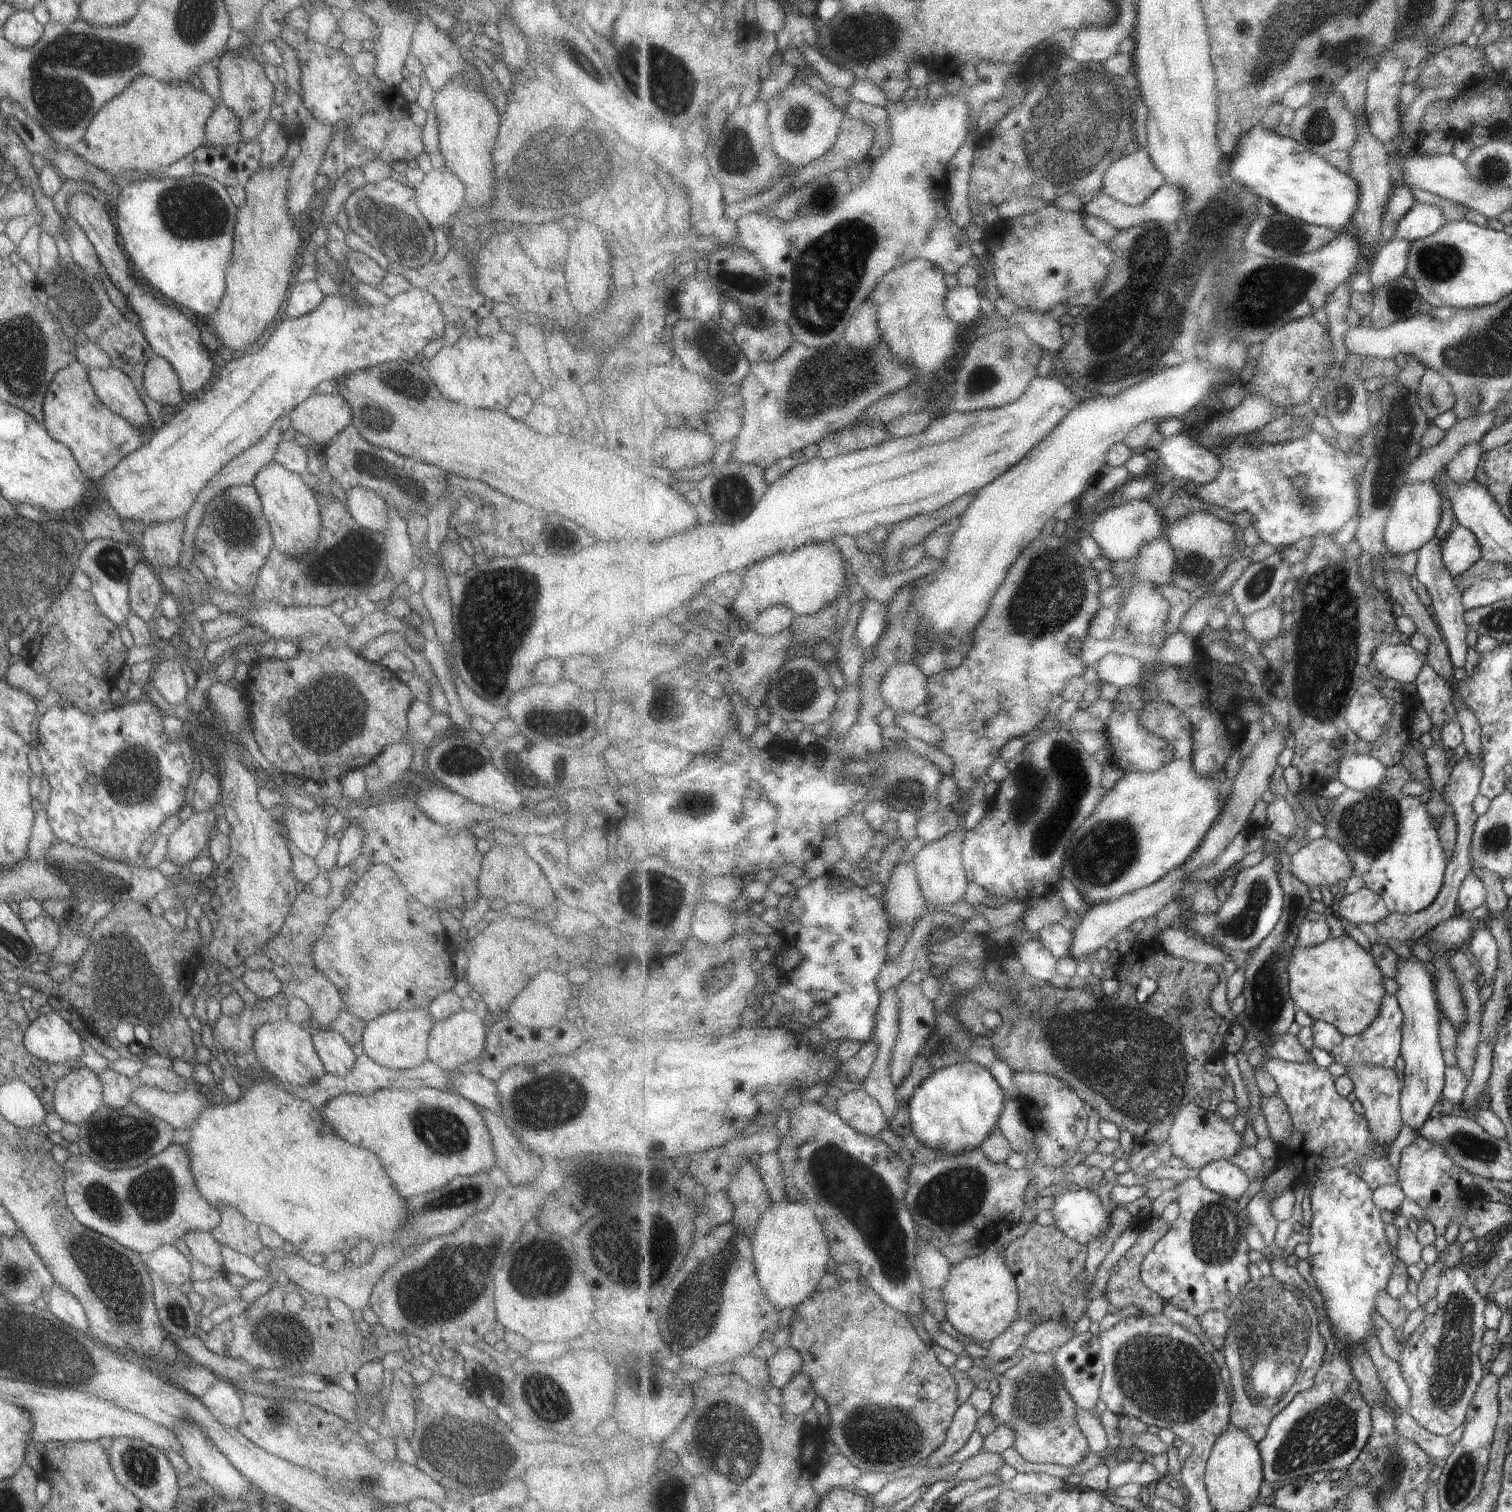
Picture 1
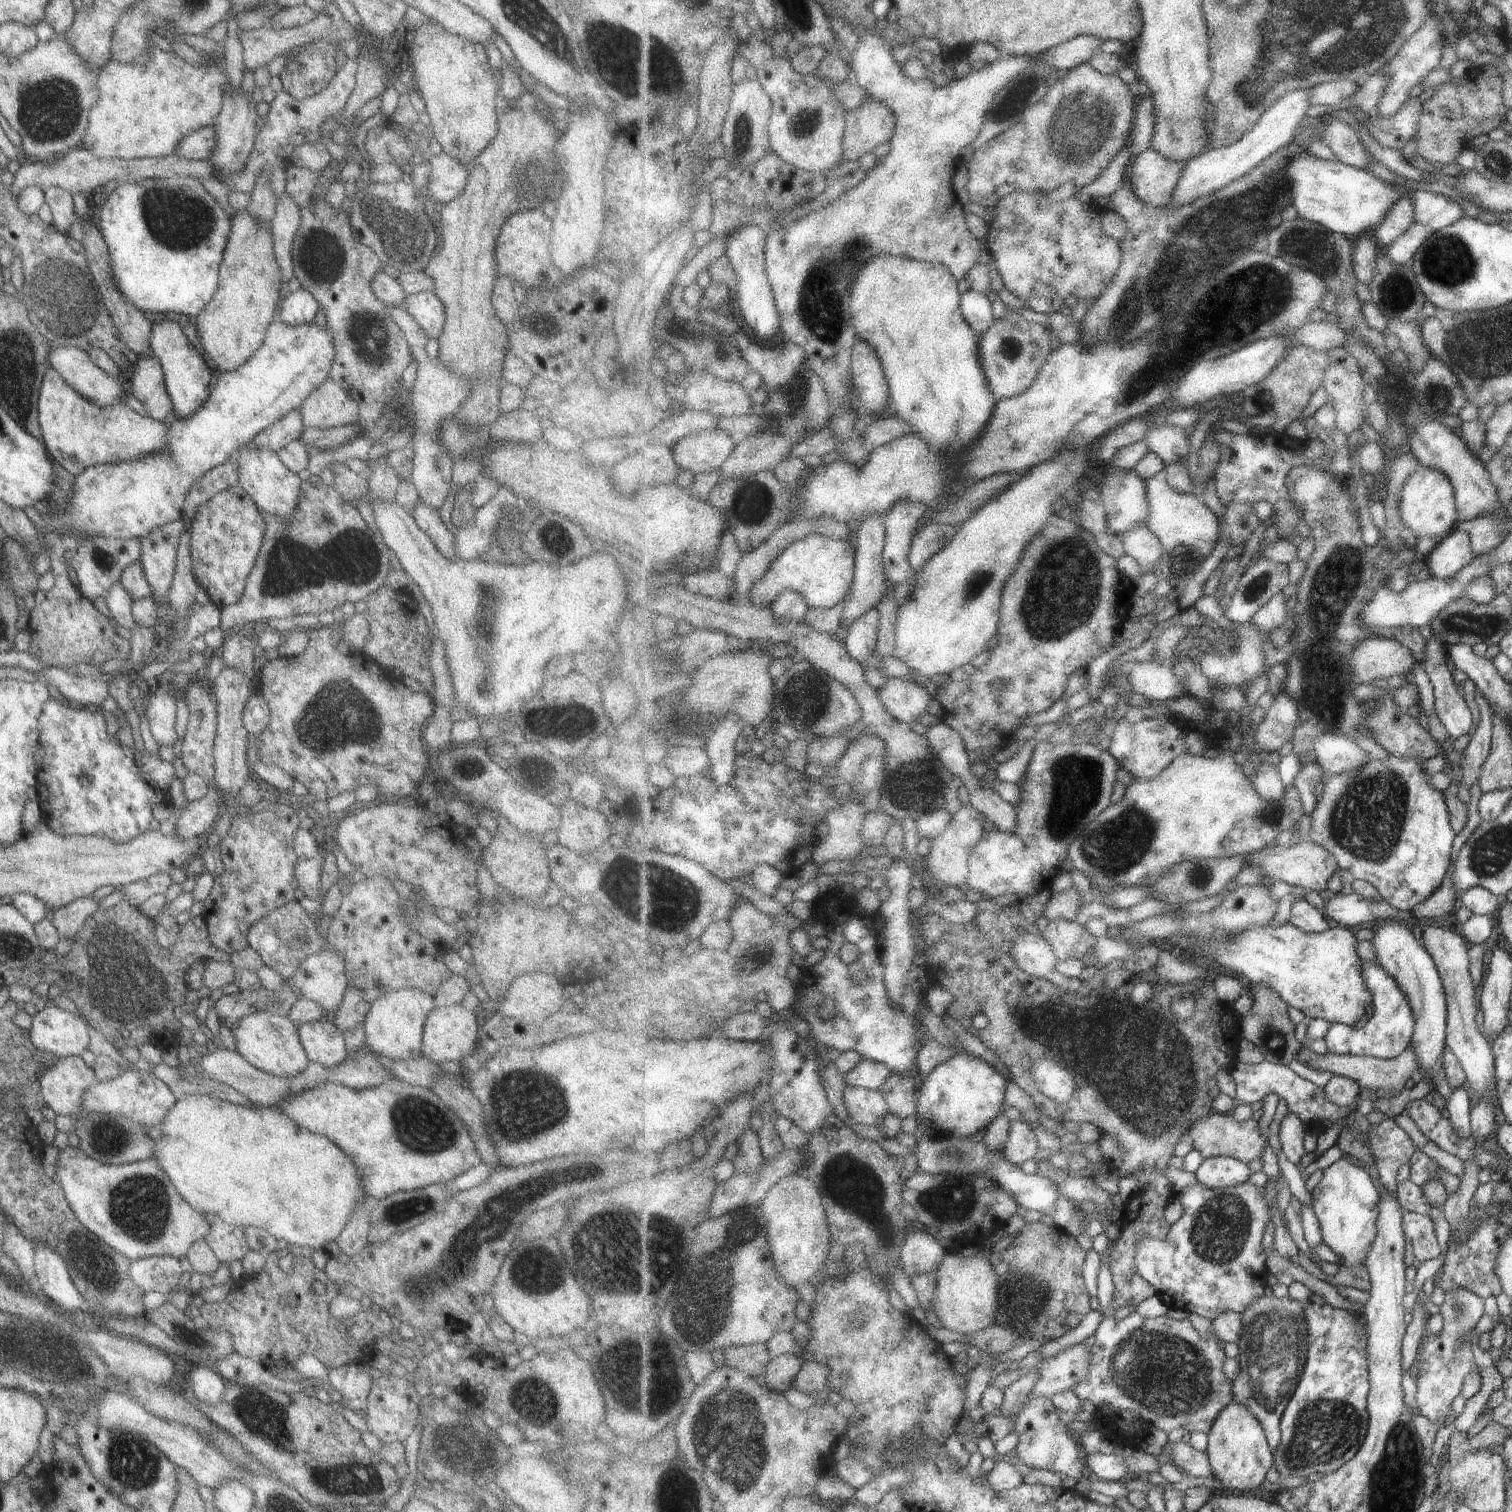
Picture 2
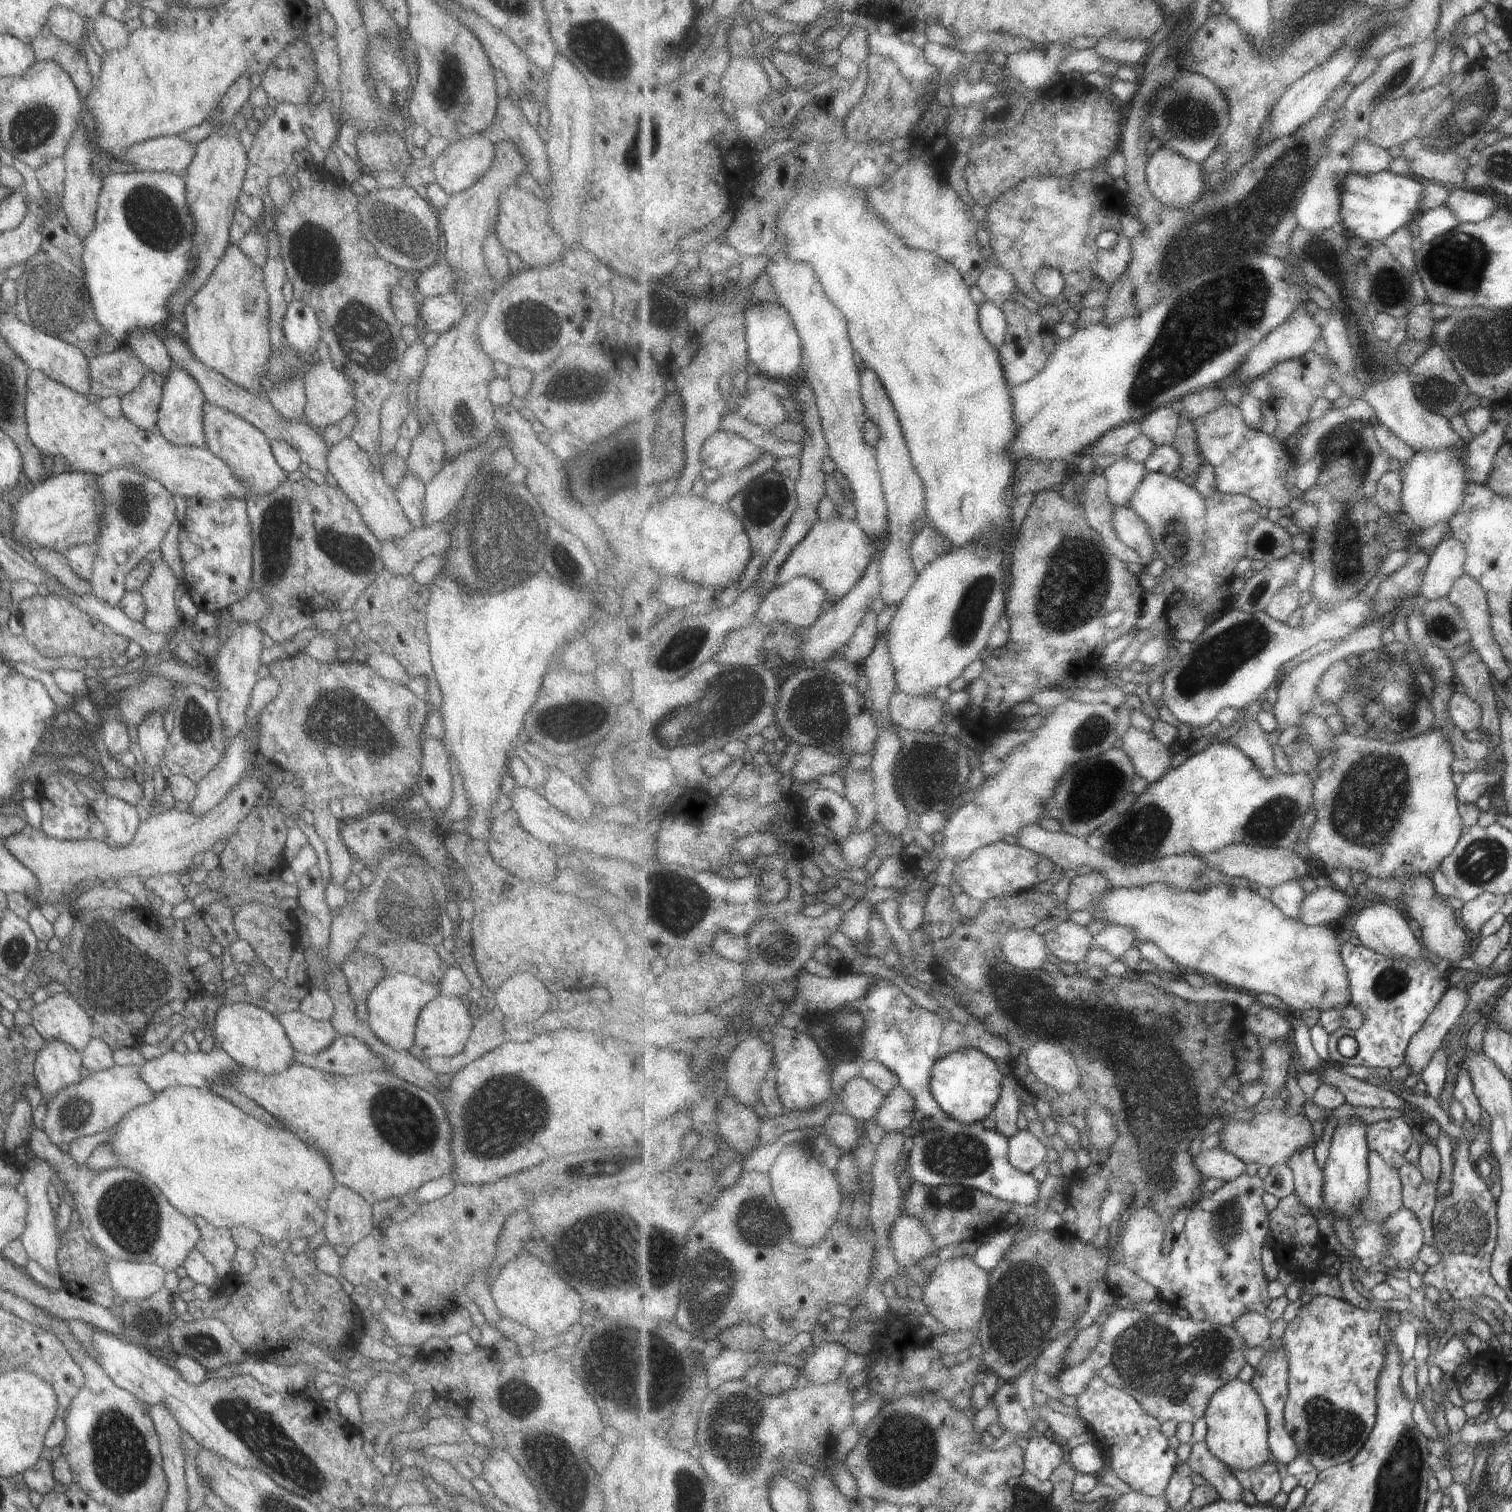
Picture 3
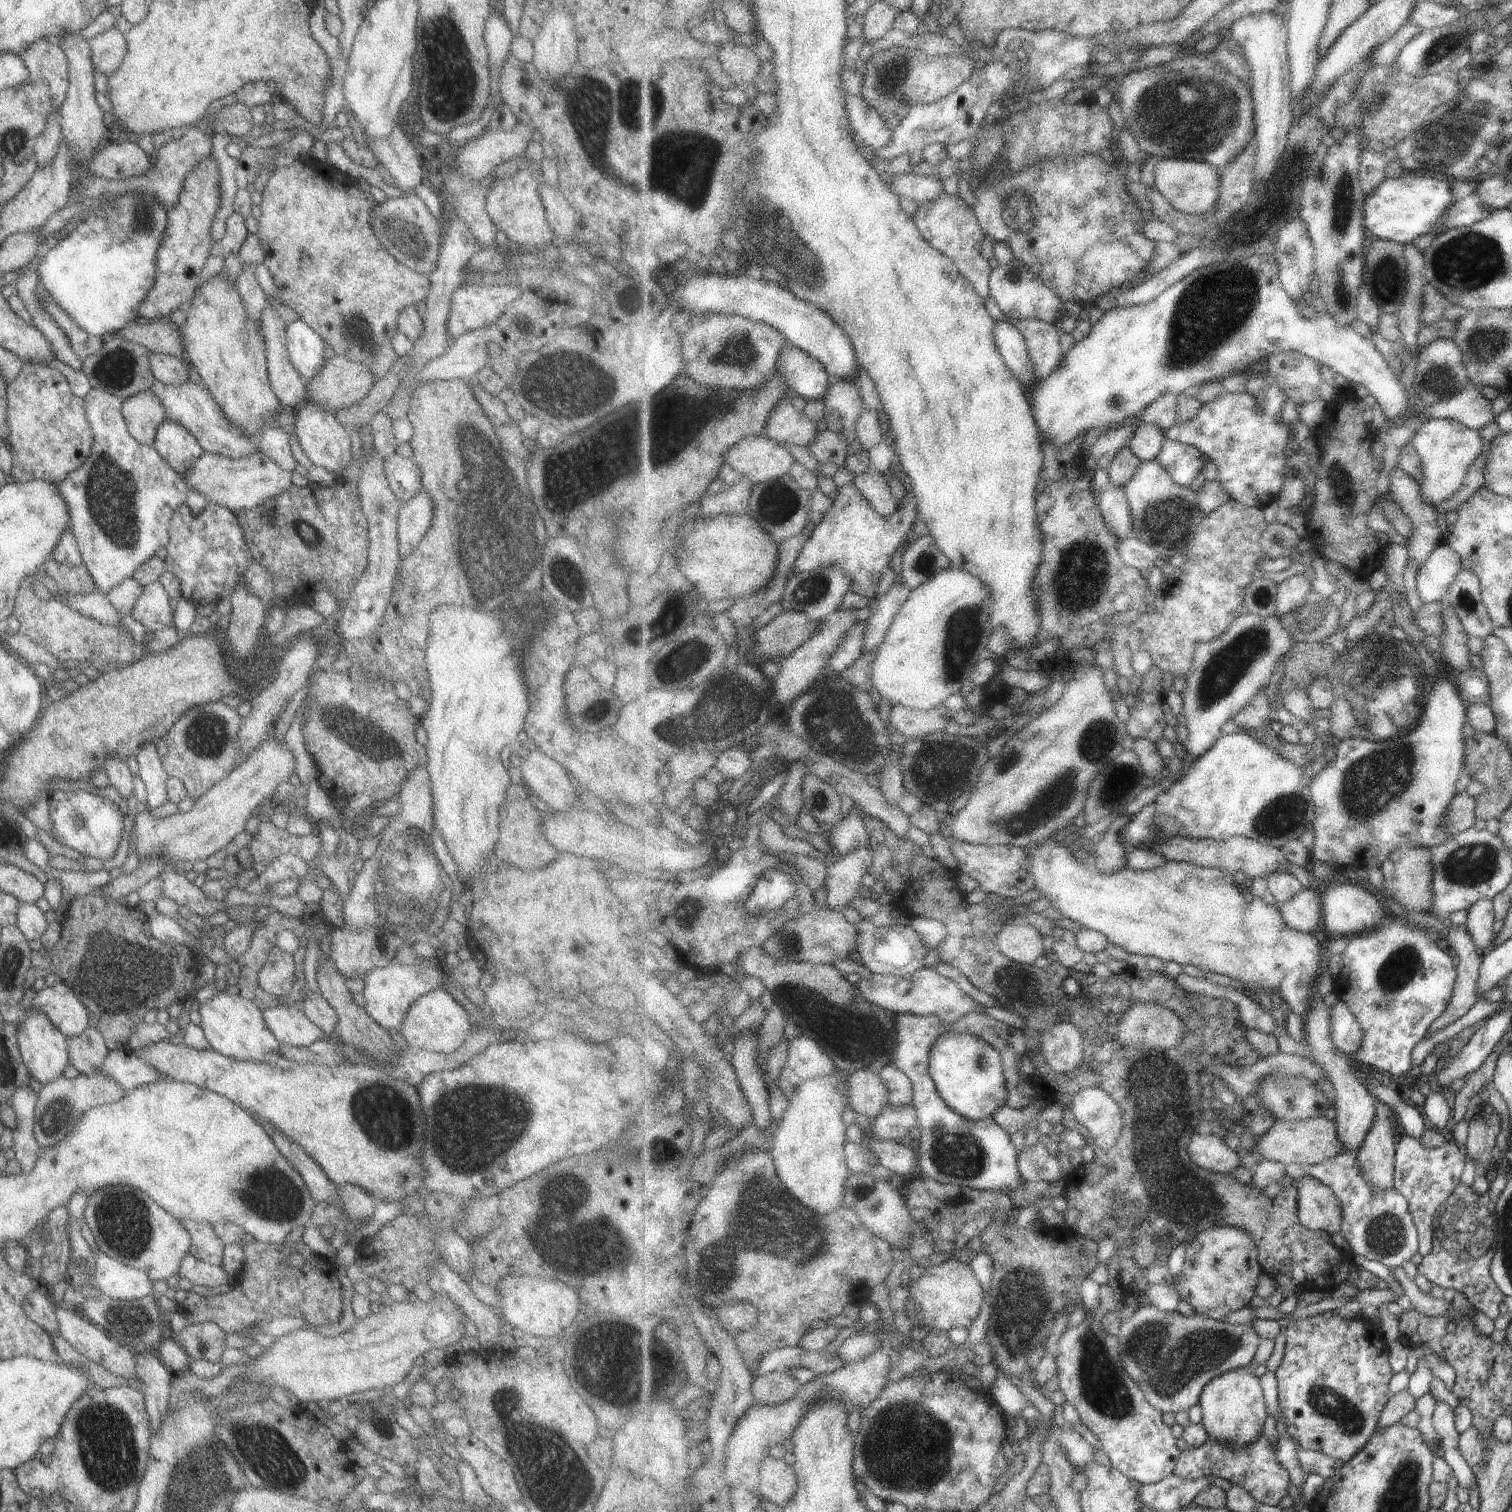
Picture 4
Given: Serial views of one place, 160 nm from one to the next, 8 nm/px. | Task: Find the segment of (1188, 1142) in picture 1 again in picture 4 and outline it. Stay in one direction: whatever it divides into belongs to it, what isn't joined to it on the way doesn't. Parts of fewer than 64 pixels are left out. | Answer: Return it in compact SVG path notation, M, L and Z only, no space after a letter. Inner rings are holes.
M1319 1117L1315 1119L1276 1120L1275 1124L1269 1128L1265 1136L1261 1136L1254 1142L1254 1150L1266 1160L1273 1160L1282 1165L1302 1164L1307 1168L1323 1163L1345 1153L1345 1144L1341 1142L1339 1130L1337 1130L1336 1119Z

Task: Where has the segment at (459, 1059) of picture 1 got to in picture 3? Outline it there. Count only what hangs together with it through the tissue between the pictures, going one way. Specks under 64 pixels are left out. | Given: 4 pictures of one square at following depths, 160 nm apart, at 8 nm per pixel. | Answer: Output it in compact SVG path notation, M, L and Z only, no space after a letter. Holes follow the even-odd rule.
M437 994L417 1014L413 1030L413 1045L425 1056L449 1057L458 1054L467 1043L474 1022L461 998Z

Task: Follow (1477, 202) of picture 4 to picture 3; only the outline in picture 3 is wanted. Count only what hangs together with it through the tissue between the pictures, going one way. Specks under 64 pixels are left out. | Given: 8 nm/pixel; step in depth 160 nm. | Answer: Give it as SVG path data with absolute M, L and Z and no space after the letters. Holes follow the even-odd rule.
M1447 204L1433 208L1418 218L1415 225L1419 229L1419 237L1416 242L1418 244L1432 242L1443 235L1443 232L1455 230L1459 224L1461 224L1459 216Z

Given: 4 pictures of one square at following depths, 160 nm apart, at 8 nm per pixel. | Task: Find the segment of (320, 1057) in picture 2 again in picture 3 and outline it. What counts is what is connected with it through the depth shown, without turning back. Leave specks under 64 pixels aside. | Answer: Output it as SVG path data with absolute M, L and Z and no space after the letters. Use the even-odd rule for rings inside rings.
M297 1010L279 1012L274 1017L281 1024L294 1052L315 1054L332 1044L336 1036L328 1021L308 1018Z

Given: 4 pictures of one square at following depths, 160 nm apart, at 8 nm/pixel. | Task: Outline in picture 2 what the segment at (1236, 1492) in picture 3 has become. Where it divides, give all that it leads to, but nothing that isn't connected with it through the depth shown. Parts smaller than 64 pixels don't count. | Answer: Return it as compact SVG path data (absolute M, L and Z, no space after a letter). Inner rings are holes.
M1186 1441L1168 1442L1165 1446L1165 1455L1170 1459L1169 1462L1187 1476L1211 1478L1215 1476L1213 1466L1210 1464L1209 1454L1195 1450Z

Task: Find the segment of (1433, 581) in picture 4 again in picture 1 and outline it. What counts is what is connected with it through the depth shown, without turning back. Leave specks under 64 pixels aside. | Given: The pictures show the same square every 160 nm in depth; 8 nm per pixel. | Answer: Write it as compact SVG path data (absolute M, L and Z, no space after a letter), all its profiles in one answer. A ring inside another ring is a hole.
M1458 525L1441 542L1441 554L1445 568L1454 578L1482 560L1482 549L1477 536L1471 530Z

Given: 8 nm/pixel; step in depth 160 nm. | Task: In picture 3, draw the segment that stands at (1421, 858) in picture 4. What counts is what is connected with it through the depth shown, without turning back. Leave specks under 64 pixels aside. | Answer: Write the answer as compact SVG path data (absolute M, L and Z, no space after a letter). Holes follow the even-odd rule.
M1411 874L1405 880L1399 878L1368 878L1364 879L1365 889L1375 892L1381 896L1381 900L1400 900L1407 910L1407 914L1415 919L1422 929L1422 943L1429 952L1433 952L1440 959L1447 959L1449 962L1461 962L1471 957L1471 940L1469 934L1463 930L1461 924L1457 924L1455 910L1441 900L1438 891L1435 889L1431 876L1427 874Z

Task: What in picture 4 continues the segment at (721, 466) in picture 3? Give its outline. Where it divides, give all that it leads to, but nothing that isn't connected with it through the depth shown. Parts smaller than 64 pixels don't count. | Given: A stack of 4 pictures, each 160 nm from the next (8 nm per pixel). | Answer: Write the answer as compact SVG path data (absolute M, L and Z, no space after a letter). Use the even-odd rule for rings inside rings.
M749 436L741 440L729 452L725 452L725 460L727 460L727 465L741 473L742 476L751 479L753 484L769 482L790 474L797 464L787 446L764 436Z

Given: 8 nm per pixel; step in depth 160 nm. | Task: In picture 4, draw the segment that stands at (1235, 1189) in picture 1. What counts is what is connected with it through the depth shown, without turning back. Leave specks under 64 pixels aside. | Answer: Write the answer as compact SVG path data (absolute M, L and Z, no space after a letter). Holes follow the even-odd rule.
M1193 1133L1184 1145L1191 1162L1210 1172L1233 1172L1241 1164L1239 1154L1225 1144L1223 1137Z

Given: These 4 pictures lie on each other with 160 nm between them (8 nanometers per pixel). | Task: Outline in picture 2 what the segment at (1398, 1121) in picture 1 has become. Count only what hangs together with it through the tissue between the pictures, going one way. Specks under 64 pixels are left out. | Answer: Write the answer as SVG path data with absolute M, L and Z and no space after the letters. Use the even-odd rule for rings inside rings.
M1303 1044L1299 1048L1297 1058L1303 1065L1315 1071L1327 1071L1333 1075L1345 1076L1357 1082L1362 1090L1373 1090L1380 1099L1397 1098L1405 1090L1405 1082L1411 1079L1413 1073L1416 1071L1421 1072L1421 1062L1419 1062L1417 1052L1413 1050L1413 1046L1409 1046L1403 1052L1403 1055L1400 1055L1397 1059L1383 1060L1369 1056L1355 1056L1353 1054L1345 1054L1343 1056L1341 1054L1333 1054L1330 1051L1325 1056L1319 1056L1319 1054L1315 1054L1311 1048L1307 1048Z

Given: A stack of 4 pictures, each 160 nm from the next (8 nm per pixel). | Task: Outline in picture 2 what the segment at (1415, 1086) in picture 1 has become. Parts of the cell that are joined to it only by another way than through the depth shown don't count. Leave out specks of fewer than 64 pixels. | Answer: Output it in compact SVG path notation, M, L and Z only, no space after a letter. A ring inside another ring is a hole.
M1385 920L1376 924L1374 928L1372 945L1375 947L1377 961L1388 969L1389 974L1395 976L1397 984L1407 992L1409 1004L1413 1004L1416 1013L1416 1031L1413 1034L1413 1050L1421 1062L1421 1071L1424 1078L1432 1080L1434 1089L1449 1100L1453 1088L1445 1076L1444 1055L1447 1048L1446 1038L1448 1032L1448 997L1441 979L1440 969L1428 949L1413 936L1412 928L1397 920Z

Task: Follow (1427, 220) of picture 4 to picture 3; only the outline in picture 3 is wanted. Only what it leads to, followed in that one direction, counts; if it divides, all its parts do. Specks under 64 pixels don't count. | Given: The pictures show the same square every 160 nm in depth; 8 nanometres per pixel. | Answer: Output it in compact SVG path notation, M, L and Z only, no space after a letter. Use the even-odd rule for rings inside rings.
M1382 171L1373 176L1349 174L1343 182L1341 214L1353 240L1358 239L1360 243L1374 246L1399 232L1401 228L1407 228L1409 224L1415 225L1419 218L1417 213L1421 208L1422 192L1425 187L1427 186L1409 178L1408 175L1399 176L1390 171Z

